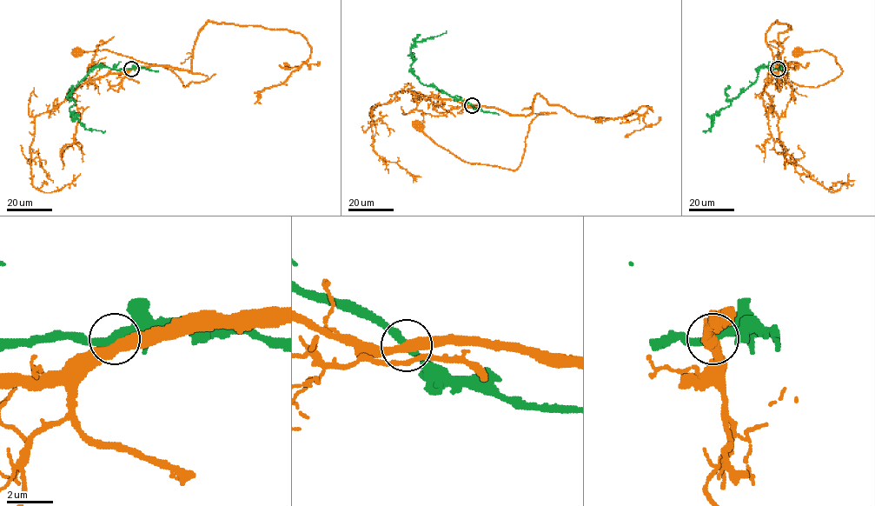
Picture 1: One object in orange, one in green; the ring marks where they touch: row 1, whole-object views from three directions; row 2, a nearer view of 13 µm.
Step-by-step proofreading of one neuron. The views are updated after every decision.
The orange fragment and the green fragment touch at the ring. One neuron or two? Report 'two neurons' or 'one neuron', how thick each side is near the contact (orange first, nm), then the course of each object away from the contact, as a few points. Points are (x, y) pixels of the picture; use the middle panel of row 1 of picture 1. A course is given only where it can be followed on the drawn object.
one neuron; 480 nm thick on the orange side, 320 nm on the other; orange runs (472, 106), (512, 115), (549, 113), (539, 113), (529, 125), (524, 154), (514, 170), (460, 160), (416, 126); green runs (472, 106), (432, 86), (423, 84), (412, 70), (411, 65), (415, 59), (411, 48), (414, 43), (447, 30)

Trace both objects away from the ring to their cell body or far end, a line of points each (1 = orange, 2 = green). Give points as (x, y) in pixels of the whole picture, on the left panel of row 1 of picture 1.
1: (131, 69), (169, 66), (208, 77), (184, 88), (174, 72), (162, 66), (106, 49), (76, 52)
2: (131, 69), (96, 66), (70, 91), (69, 96), (75, 103), (69, 110), (86, 129), (105, 130)

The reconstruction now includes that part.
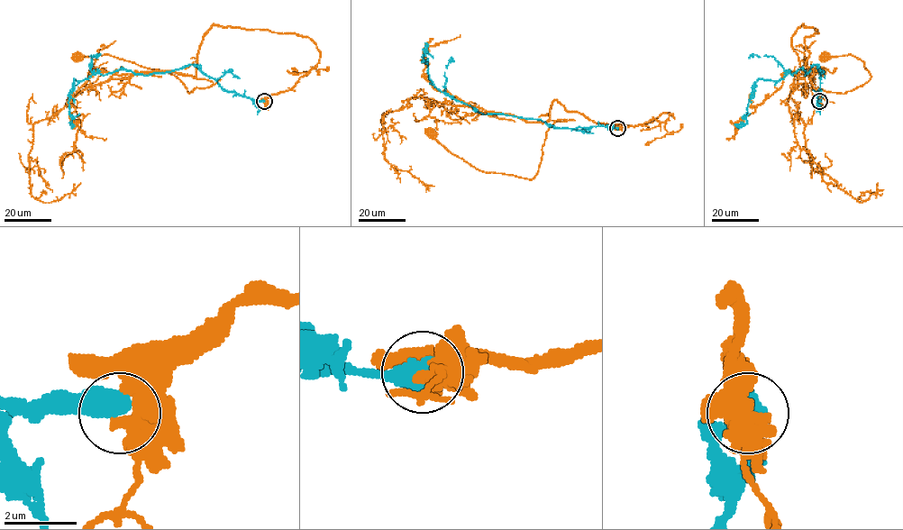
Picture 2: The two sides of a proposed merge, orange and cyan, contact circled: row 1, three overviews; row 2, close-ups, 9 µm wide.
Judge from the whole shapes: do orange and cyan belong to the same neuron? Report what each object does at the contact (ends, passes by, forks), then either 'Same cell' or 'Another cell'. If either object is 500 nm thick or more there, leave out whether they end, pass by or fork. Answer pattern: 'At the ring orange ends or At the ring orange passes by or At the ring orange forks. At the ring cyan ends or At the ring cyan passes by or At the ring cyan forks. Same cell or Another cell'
Another cell

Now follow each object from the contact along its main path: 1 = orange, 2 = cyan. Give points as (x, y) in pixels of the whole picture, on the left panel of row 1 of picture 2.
1: (264, 102), (316, 66), (308, 37), (213, 24), (196, 68), (213, 83), (188, 94), (166, 71), (76, 57)
2: (264, 101), (226, 91), (192, 64), (148, 75), (119, 69), (74, 79), (68, 95), (74, 124)

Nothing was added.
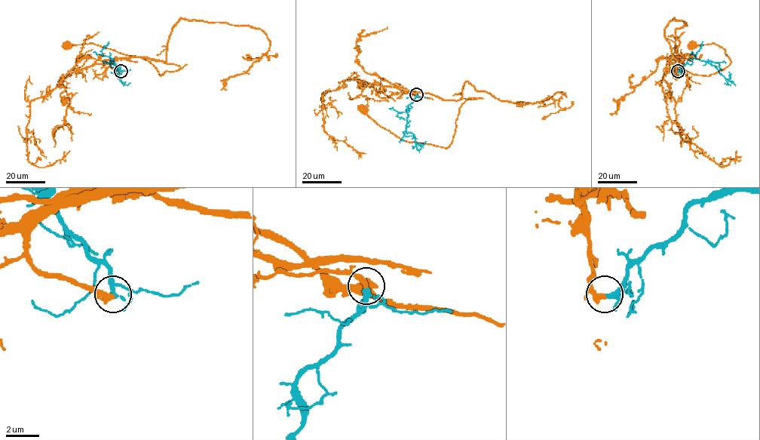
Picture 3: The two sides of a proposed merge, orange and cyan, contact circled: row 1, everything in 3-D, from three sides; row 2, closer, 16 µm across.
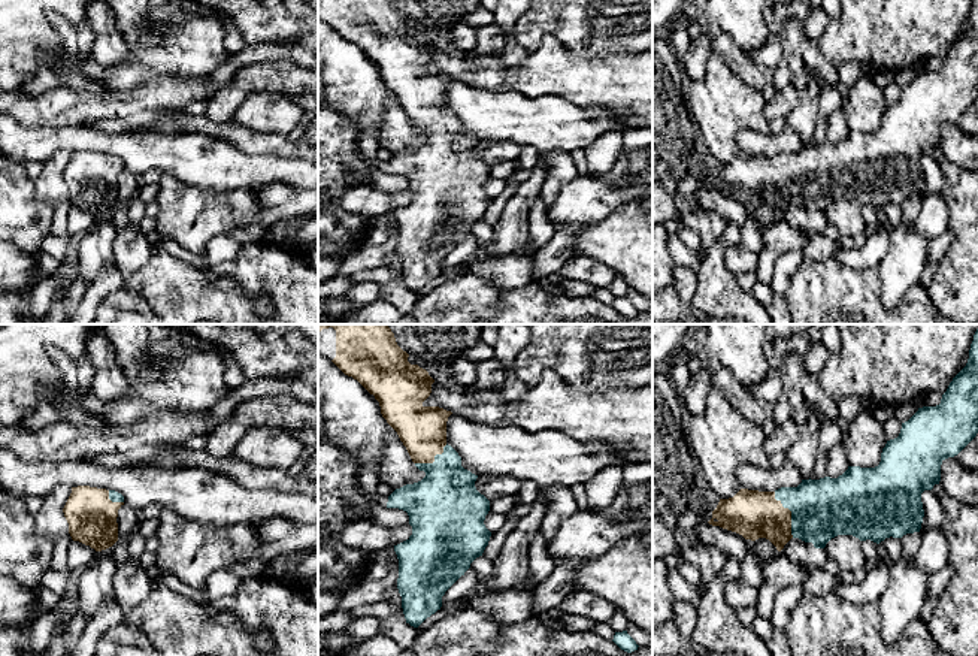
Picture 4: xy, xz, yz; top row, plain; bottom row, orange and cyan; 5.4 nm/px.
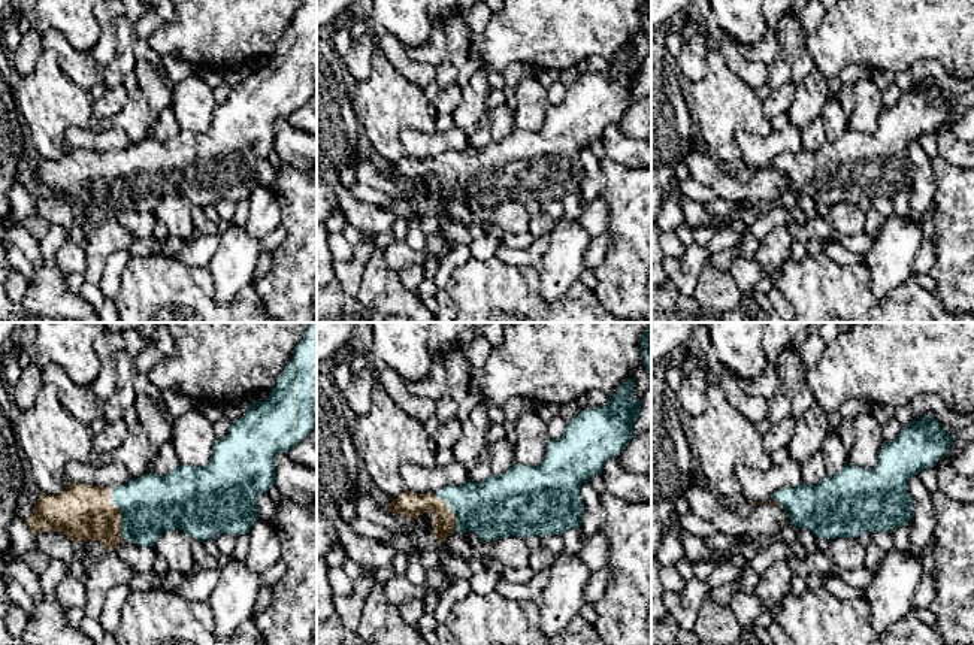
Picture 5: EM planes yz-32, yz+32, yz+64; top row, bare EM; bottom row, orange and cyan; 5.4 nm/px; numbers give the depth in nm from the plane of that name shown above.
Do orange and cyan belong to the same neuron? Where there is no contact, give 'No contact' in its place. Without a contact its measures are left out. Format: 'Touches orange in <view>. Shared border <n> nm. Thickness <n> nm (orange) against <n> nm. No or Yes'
Touches orange in yz. Shared border 260 nm. Thickness 260 nm (orange) against 320 nm. Yes

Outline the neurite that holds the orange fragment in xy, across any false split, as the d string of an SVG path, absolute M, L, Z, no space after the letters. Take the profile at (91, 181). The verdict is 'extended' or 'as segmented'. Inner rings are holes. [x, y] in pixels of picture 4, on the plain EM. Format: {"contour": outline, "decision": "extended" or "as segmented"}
{"contour": "M72 152L63 173L72 205L96 217L112 212L118 206L116 182L122 170L124 161L115 155Z", "decision": "extended"}

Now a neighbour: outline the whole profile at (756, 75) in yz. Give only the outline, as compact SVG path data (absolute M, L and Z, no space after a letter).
M706 24L712 49L720 52L730 70L747 85L761 91L773 82L773 70L754 61L726 31L715 24Z

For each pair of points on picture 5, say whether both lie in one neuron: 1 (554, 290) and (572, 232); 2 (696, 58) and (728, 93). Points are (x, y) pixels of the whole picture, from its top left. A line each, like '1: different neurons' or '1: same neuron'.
1: same neuron
2: different neurons

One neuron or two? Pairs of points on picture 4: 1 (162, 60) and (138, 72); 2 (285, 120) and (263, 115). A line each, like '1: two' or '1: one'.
1: one
2: one

